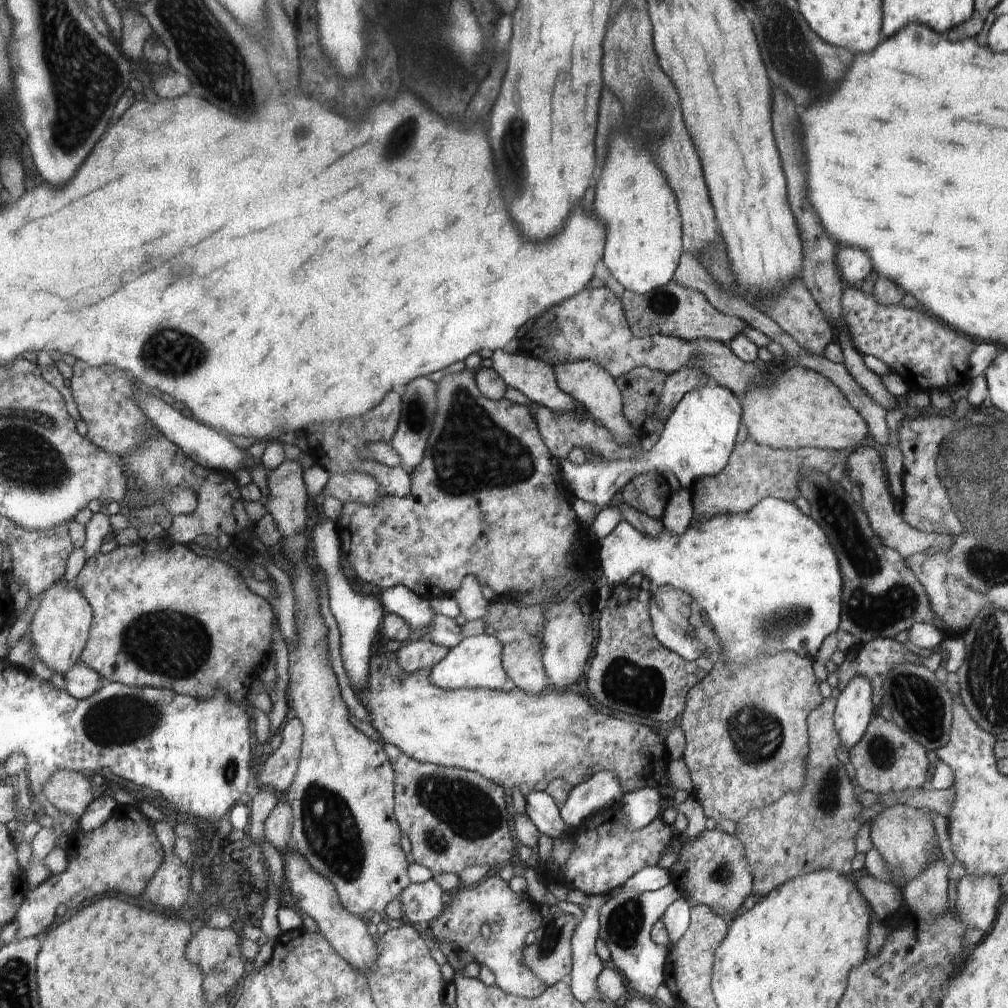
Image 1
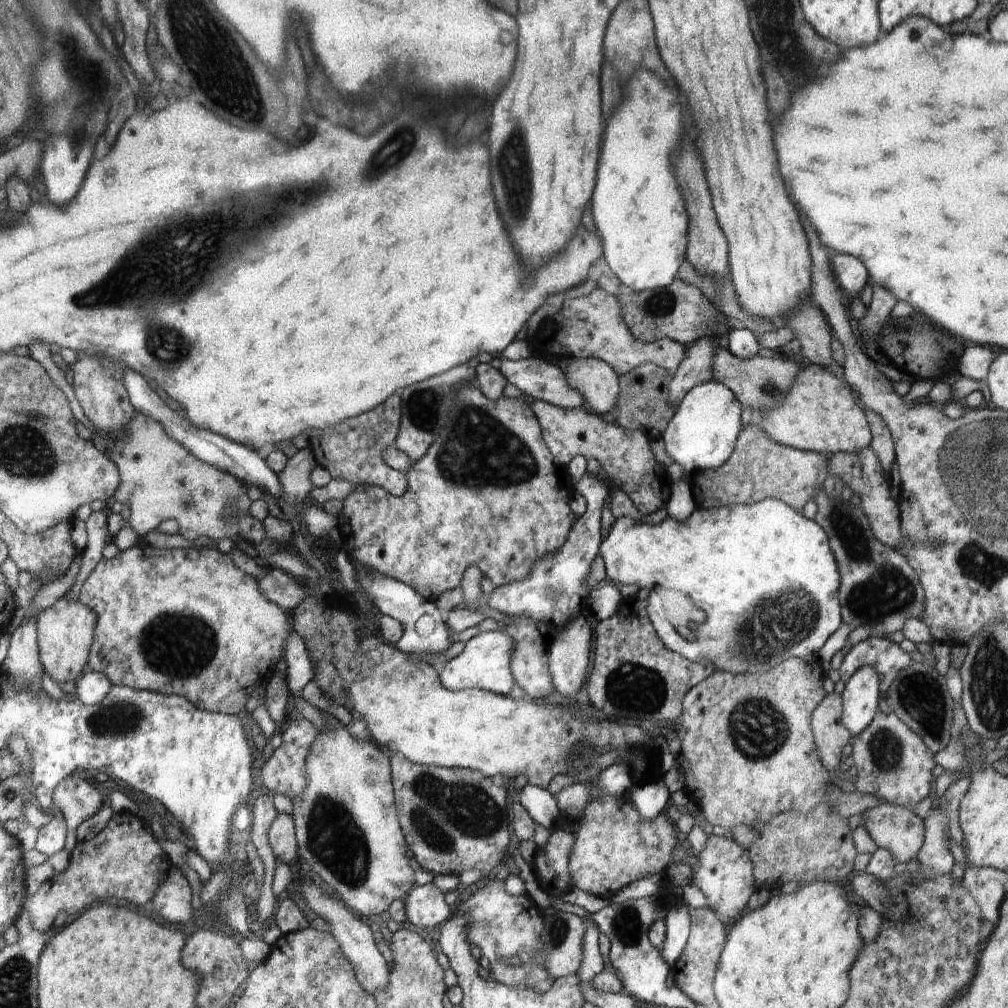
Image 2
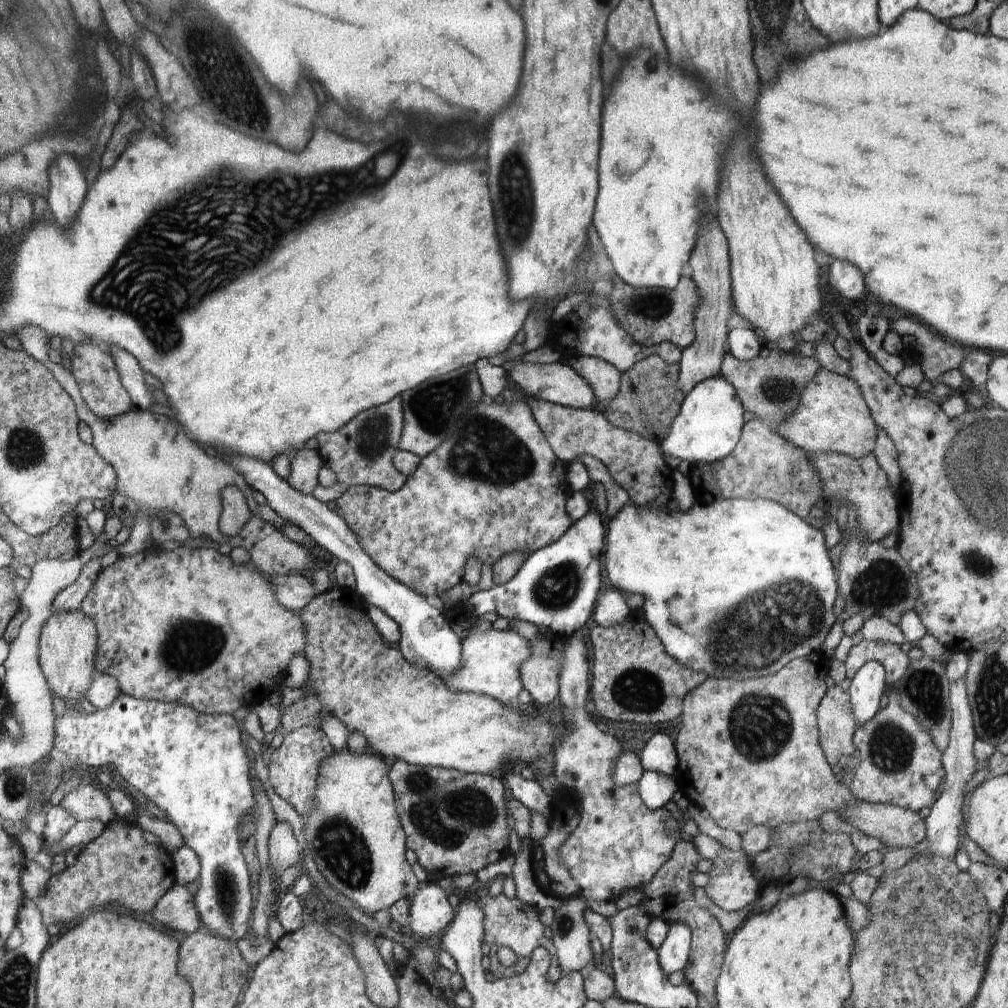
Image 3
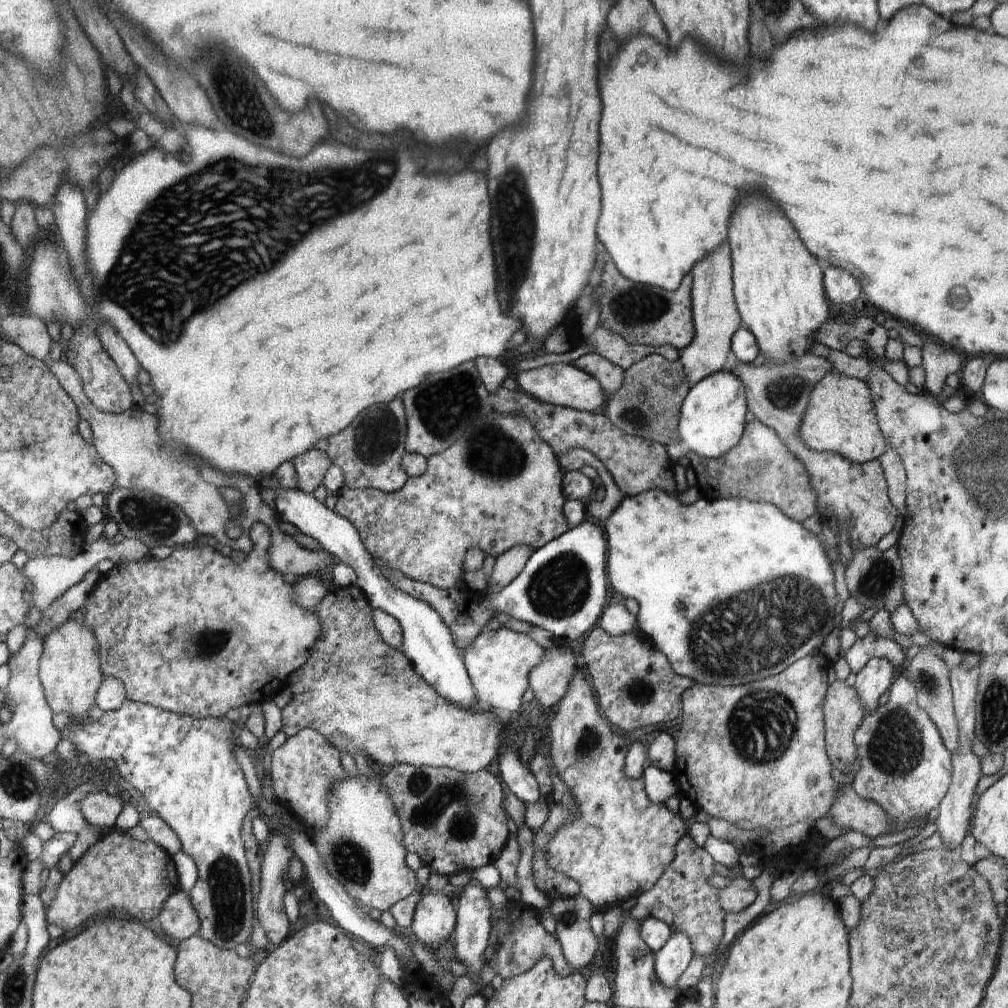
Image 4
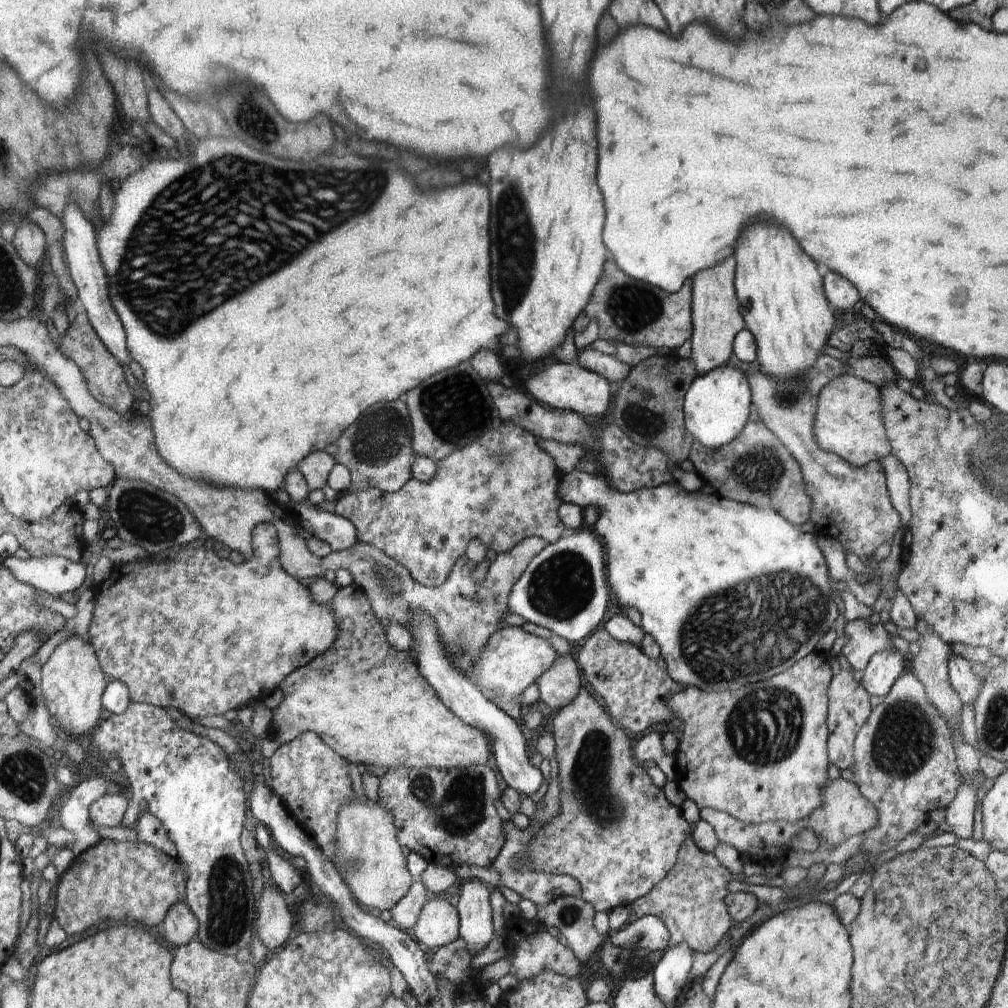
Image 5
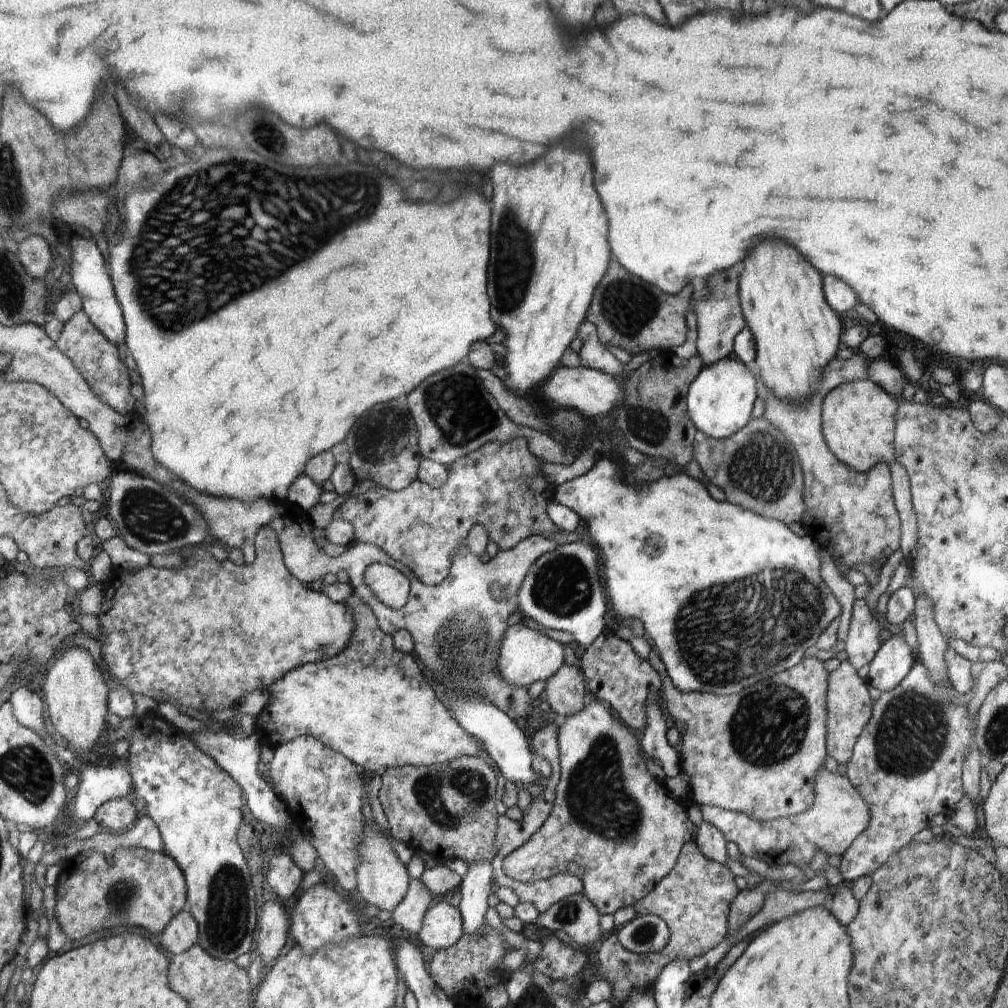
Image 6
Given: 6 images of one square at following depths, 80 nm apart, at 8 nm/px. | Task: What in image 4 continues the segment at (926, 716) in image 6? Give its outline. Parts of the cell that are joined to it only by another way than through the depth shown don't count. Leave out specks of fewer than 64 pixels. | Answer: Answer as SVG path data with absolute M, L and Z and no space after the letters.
M901 673L894 678L889 690L888 701L867 712L863 722L855 730L853 741L861 762L852 785L858 796L879 804L885 810L895 825L892 832L897 832L906 829L909 821L925 820L930 810L936 809L942 802L953 775L953 754L946 748L938 727L928 713L918 706L916 684Z

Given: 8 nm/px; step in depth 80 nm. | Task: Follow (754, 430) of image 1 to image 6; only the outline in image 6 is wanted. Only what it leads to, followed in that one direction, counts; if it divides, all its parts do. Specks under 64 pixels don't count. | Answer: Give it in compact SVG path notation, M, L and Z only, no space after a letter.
M868 378L839 384L824 397L821 407L821 429L828 448L840 462L859 473L869 471L878 463L896 461L893 442L898 407L891 394Z

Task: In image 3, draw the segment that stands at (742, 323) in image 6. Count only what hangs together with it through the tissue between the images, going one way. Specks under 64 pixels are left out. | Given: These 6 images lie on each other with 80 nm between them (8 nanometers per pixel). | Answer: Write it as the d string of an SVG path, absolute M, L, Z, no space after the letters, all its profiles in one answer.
M705 213L699 240L688 265L691 277L697 285L697 295L701 304L697 306L696 312L696 340L681 352L681 360L678 364L680 370L677 385L683 396L707 378L720 374L723 358L728 354L727 343L731 331L734 304L732 262L728 239L716 217Z

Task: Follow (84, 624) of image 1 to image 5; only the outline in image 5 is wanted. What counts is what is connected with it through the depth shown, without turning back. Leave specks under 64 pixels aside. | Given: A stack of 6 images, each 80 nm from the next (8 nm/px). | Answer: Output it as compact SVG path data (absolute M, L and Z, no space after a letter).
M74 637L57 645L53 655L42 666L42 682L40 682L42 700L44 700L51 716L59 722L59 726L63 729L61 733L72 739L76 734L80 736L92 734L100 722L100 712L102 712L103 705L100 704L100 698L103 698L106 680L104 680L103 670L100 670L101 664L98 664L99 660L96 655L90 642L86 643L81 638Z

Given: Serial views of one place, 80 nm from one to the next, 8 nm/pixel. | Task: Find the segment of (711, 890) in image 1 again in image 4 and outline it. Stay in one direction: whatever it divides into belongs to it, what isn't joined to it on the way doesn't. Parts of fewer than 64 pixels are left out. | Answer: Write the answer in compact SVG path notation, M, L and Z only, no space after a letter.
M730 869L736 874L736 878L731 879L730 886L721 888L719 892L719 901L721 907L726 912L742 912L747 906L750 906L756 900L757 891L752 885L752 880L746 879L741 871Z

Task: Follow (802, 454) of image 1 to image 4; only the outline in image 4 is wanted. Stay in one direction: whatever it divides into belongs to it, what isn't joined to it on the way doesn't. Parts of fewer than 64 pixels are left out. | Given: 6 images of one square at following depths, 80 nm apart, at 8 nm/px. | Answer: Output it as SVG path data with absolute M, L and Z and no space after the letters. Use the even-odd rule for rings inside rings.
M758 420L746 423L744 436L728 453L720 457L703 457L696 453L688 453L686 456L692 468L706 468L704 472L698 470L701 498L728 496L735 499L748 499L752 502L772 503L786 516L799 523L817 512L816 495L809 485L806 467L782 442L777 431ZM712 464L716 466L710 468ZM708 474L712 474L712 478Z

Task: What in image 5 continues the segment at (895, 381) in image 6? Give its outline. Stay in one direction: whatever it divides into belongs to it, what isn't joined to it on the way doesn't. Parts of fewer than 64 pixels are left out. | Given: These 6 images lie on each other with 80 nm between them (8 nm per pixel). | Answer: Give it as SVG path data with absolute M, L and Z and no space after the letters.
M850 357L846 362L849 366L849 372L847 374L863 378L878 388L885 387L892 380L896 380L897 373L895 369L883 357Z

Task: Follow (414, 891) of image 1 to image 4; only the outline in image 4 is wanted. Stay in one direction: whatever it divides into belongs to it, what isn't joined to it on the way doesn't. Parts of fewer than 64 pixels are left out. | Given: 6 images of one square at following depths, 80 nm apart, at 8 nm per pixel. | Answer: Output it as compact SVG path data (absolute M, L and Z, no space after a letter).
M425 888L411 927L412 932L426 945L442 944L451 939L457 928L457 911L454 910L451 899Z

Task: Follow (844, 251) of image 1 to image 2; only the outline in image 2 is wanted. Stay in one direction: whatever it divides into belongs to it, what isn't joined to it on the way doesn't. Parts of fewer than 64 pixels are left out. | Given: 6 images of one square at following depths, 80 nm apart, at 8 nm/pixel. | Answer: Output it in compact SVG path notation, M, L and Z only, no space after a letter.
M832 254L830 261L837 283L842 290L853 298L860 297L869 278L865 264L859 258L844 254Z

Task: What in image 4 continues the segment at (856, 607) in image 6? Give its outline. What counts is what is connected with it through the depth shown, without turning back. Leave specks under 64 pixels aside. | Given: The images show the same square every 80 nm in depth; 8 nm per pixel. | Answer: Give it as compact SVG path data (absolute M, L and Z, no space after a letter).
M868 631L863 638L858 637L851 648L842 653L851 672L857 673L864 668L872 657L880 657L895 666L897 675L901 674L907 664L903 648L892 637L881 637Z

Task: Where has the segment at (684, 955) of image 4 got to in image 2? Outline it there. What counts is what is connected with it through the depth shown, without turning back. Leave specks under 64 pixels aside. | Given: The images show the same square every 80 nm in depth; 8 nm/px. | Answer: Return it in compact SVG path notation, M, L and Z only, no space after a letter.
M681 903L679 907L670 907L670 909L670 912L664 916L666 937L661 954L670 966L670 971L672 971L685 949L690 932L691 918L686 904Z

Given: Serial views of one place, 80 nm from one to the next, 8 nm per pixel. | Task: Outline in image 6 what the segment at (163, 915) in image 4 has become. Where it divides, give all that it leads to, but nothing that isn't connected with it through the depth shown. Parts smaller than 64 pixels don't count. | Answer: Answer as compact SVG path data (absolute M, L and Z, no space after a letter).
M187 908L182 909L166 926L166 930L160 936L160 944L170 950L172 954L182 954L190 950L197 942L199 928L194 917Z

